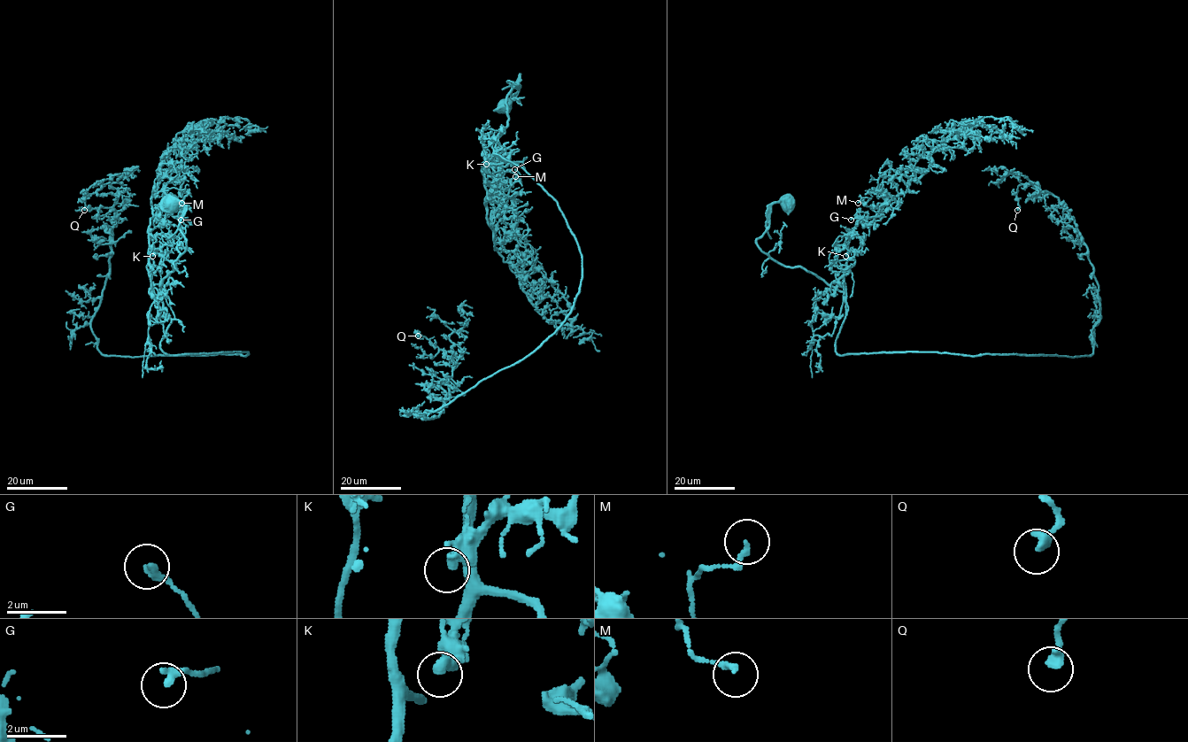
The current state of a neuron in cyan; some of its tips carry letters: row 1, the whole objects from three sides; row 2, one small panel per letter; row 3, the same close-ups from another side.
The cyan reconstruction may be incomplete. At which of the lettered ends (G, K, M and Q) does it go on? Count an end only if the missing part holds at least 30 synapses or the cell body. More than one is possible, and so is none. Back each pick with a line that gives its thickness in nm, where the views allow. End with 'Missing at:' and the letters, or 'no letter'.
Missing at: no letter

